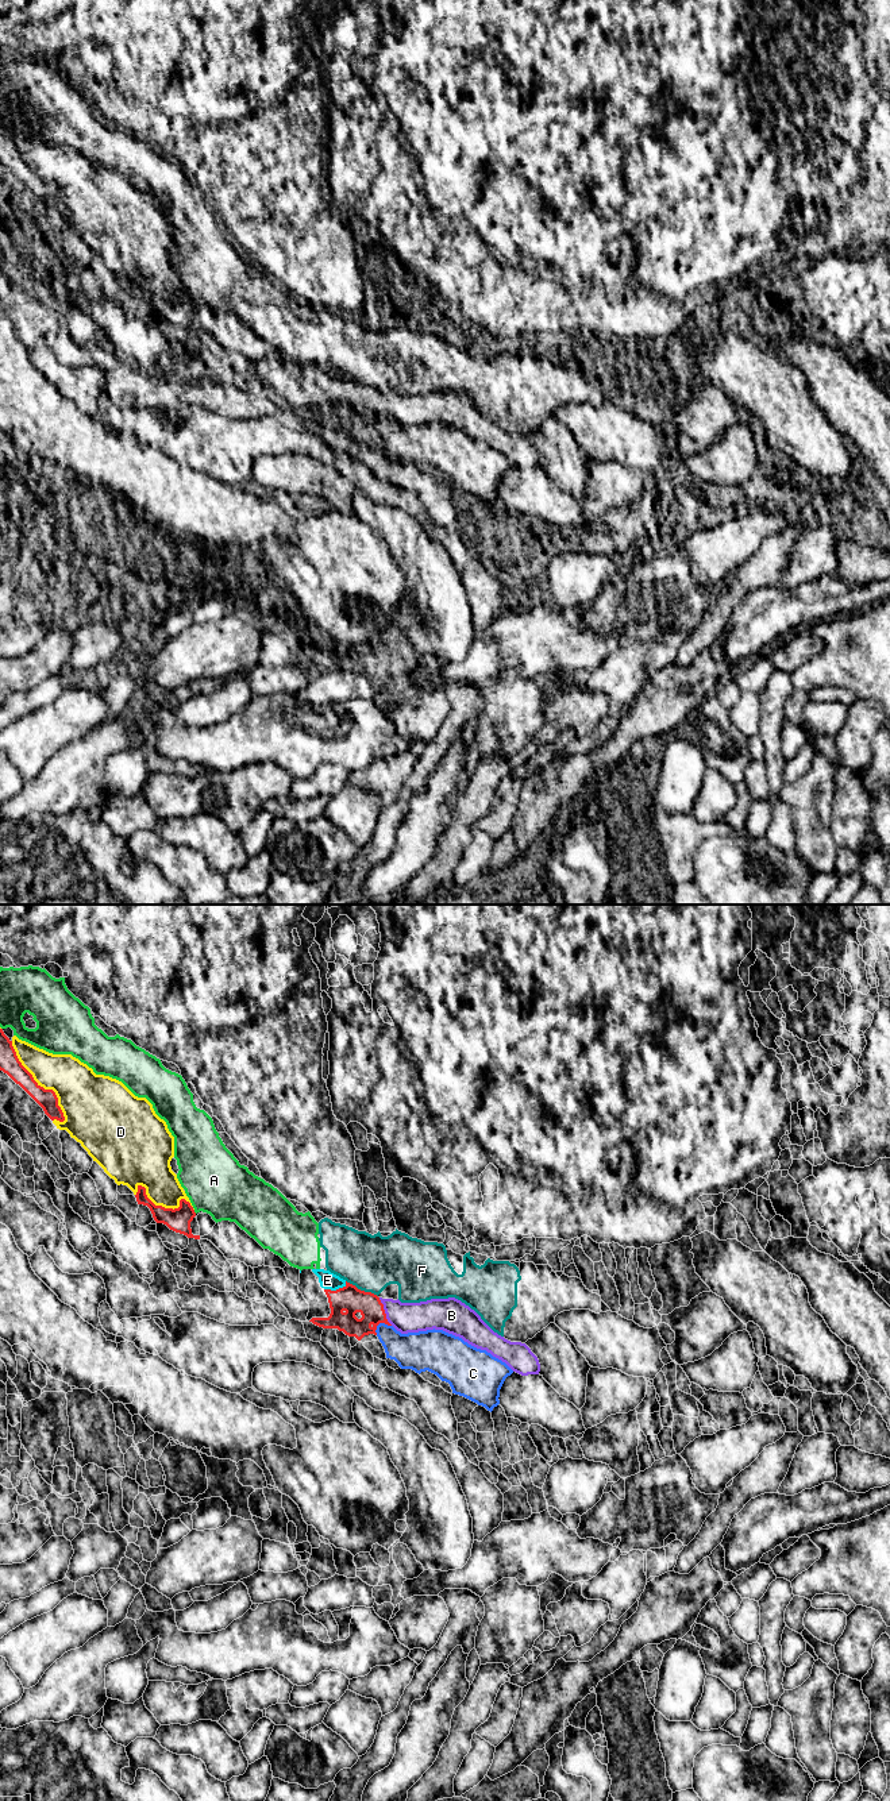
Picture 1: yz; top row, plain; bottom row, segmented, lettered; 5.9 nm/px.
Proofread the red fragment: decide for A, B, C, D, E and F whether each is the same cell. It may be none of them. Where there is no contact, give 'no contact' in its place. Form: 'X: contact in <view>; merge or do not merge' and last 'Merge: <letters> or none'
A: contact in yz; do not merge
B: contact in yz; merge
C: contact in yz; do not merge
D: contact in yz; do not merge
E: contact in yz; do not merge
F: contact in yz; do not merge
Merge: B

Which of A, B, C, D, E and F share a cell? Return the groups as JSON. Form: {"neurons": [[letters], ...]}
{"neurons": [["A", "F"], ["B"], ["C"], ["D"], ["E"]]}

